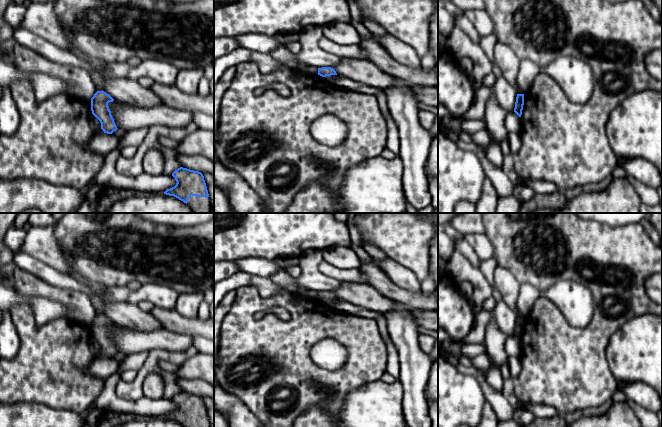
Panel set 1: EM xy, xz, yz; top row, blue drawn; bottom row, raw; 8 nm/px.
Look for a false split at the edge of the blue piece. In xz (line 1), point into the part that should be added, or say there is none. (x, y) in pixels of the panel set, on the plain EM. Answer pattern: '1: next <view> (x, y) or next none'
1: next none

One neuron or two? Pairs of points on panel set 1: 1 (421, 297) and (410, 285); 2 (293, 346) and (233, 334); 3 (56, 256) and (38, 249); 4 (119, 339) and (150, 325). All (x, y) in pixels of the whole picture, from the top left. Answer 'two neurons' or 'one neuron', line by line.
1: two neurons
2: one neuron
3: one neuron
4: two neurons

